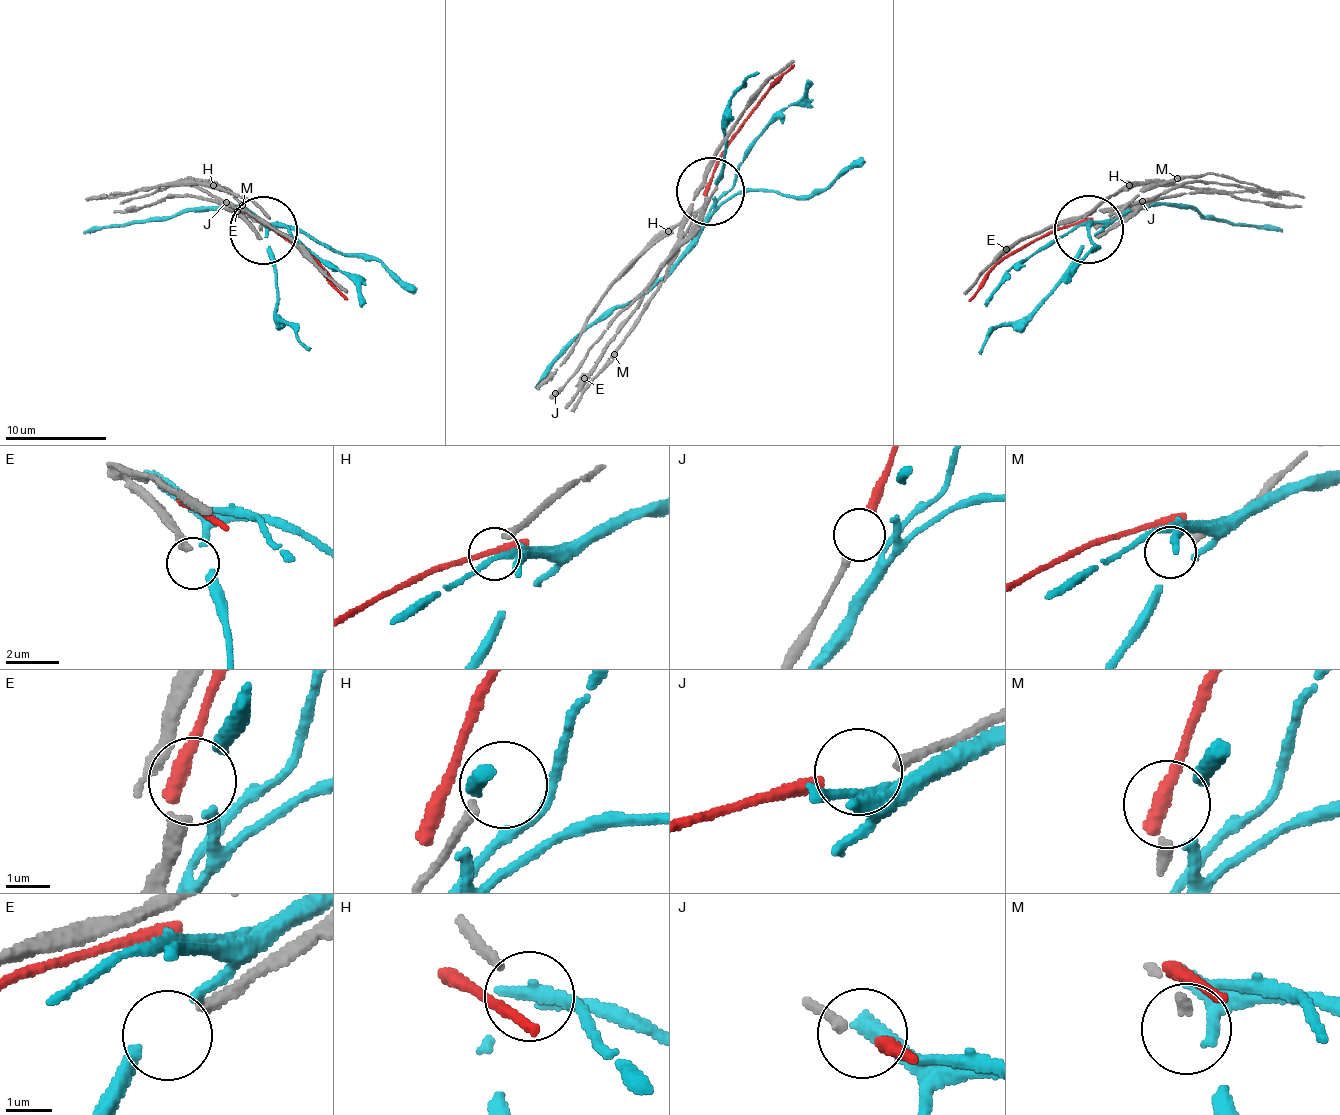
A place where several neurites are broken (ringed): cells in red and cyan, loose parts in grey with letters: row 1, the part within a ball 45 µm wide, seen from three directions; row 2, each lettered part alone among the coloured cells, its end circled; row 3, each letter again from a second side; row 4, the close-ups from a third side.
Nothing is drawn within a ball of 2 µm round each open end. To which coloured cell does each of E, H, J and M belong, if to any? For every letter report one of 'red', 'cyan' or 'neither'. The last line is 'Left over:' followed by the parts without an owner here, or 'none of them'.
E: neither
H: neither
J: red
M: neither
Left over: E, H, M

